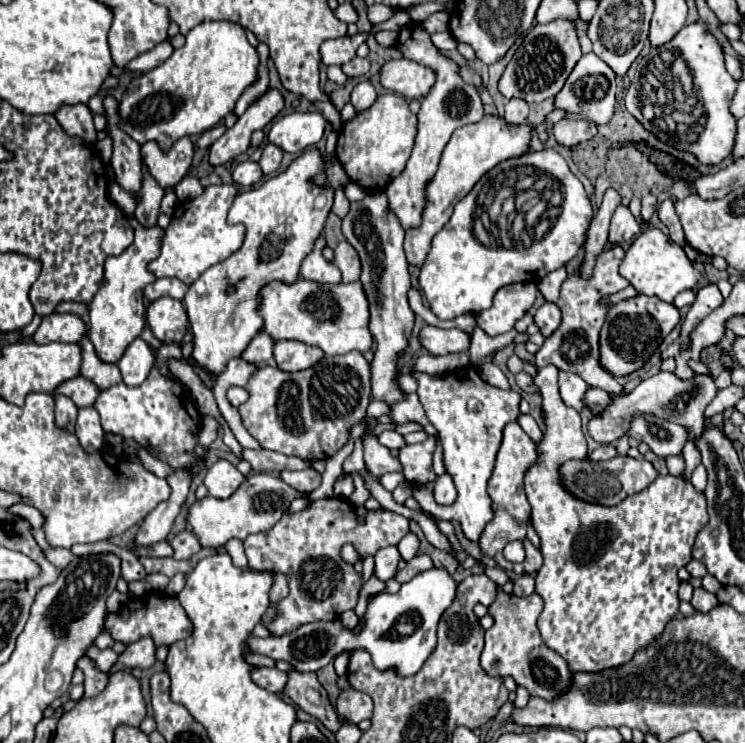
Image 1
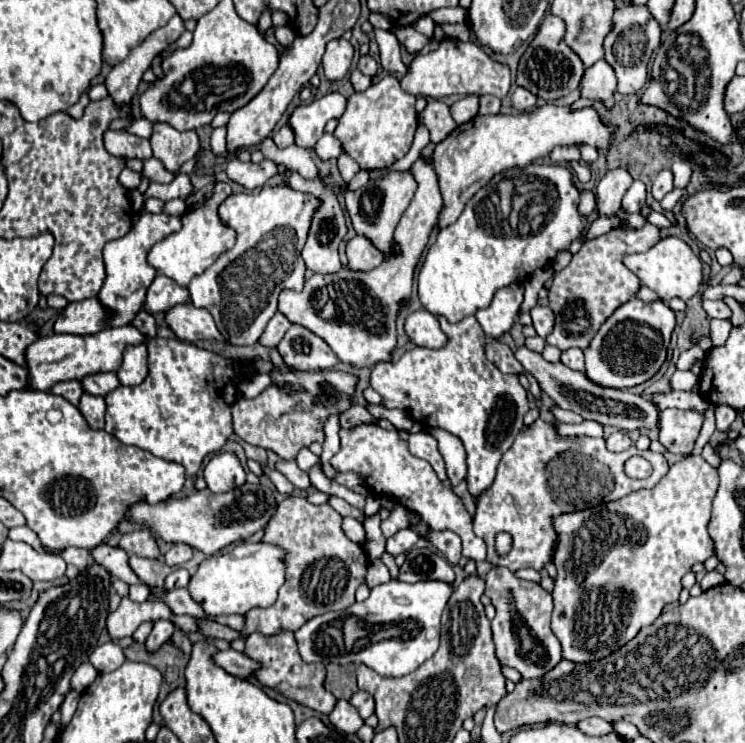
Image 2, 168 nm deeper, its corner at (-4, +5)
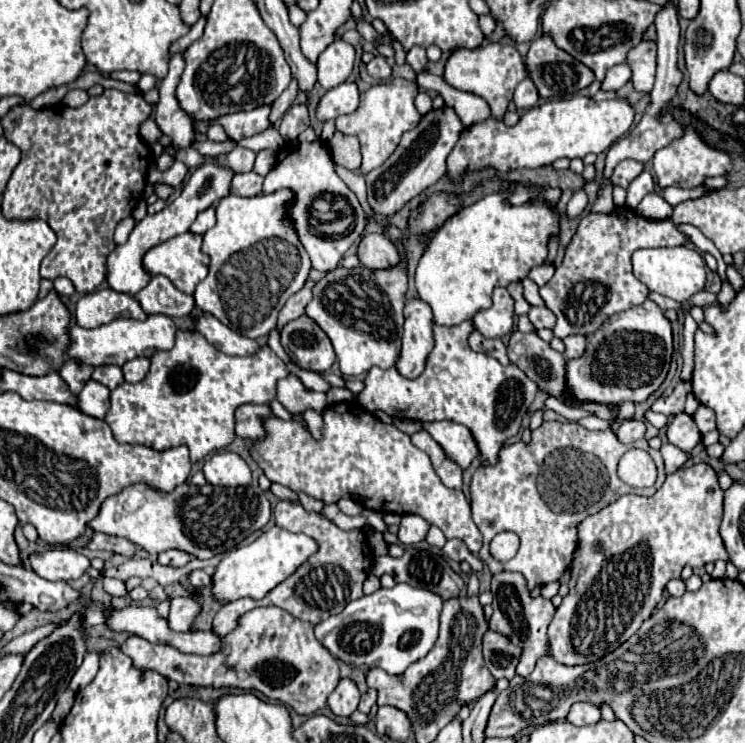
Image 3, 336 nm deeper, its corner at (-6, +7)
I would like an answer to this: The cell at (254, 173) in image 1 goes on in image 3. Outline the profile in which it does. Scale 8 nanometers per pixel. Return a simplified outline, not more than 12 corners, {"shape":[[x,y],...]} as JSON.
{"shape":[[237,173],[231,189],[239,197],[255,197],[261,193],[263,177]]}

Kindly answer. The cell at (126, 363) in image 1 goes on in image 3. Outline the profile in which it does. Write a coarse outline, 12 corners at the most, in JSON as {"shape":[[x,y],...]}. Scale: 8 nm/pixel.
{"shape":[[147,357],[123,365],[125,381],[139,383],[149,371]]}

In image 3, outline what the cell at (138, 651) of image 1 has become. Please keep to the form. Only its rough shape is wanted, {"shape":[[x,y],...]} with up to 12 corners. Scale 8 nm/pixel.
{"shape":[[175,597],[169,611],[173,631],[189,631],[201,603]]}

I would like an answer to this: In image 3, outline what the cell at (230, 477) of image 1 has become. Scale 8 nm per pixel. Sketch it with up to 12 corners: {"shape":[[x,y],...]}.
{"shape":[[231,451],[207,457],[211,485],[247,487],[251,469]]}

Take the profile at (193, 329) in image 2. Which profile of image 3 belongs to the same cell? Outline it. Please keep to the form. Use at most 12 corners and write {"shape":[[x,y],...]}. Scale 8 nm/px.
{"shape":[[209,313],[195,329],[225,355],[259,351],[255,339],[231,331]]}

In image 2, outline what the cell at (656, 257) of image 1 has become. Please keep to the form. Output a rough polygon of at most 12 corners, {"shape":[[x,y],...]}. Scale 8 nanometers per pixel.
{"shape":[[663,237],[623,263],[669,301],[699,291],[703,263],[685,241]]}

